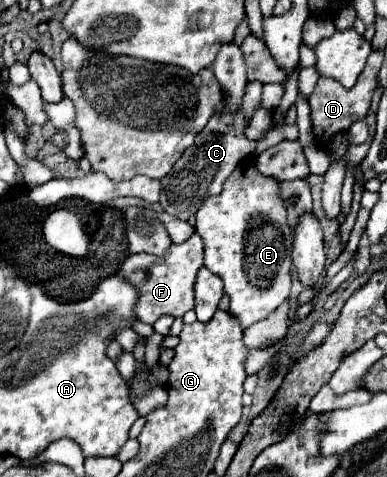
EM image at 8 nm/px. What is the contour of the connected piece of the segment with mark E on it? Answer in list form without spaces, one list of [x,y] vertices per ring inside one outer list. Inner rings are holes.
[[[240,164],[236,172],[224,182],[224,190],[218,196],[210,196],[200,212],[196,212],[196,232],[206,244],[206,268],[222,278],[224,292],[230,296],[228,312],[240,322],[242,330],[254,322],[264,320],[274,312],[290,294],[290,268],[292,268],[292,230],[284,220],[284,204],[276,192],[278,180],[262,176],[254,164]]]

